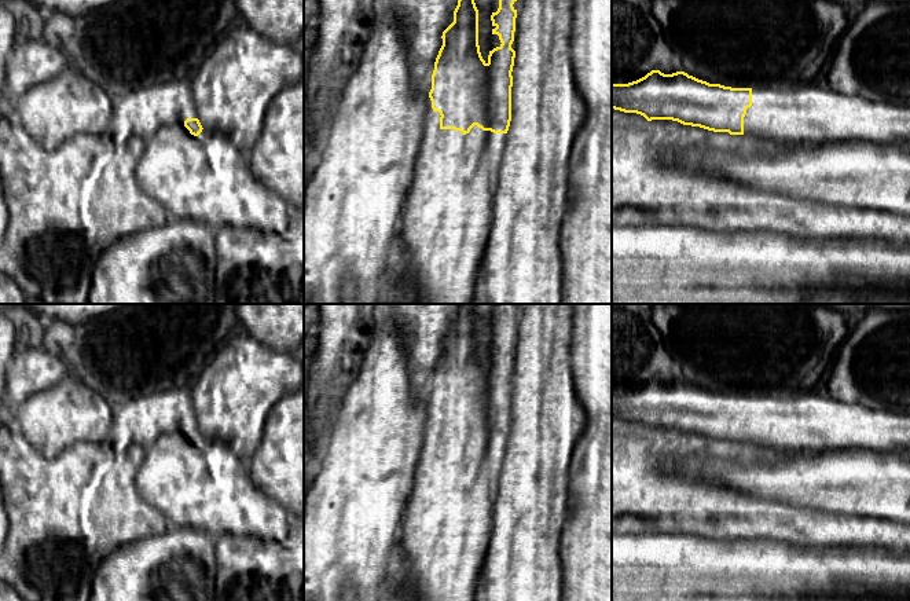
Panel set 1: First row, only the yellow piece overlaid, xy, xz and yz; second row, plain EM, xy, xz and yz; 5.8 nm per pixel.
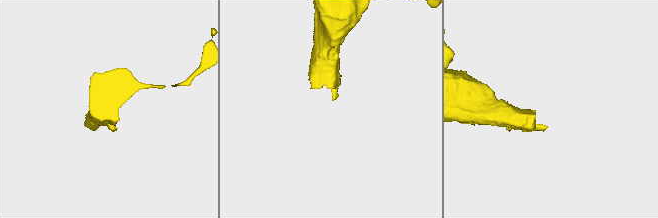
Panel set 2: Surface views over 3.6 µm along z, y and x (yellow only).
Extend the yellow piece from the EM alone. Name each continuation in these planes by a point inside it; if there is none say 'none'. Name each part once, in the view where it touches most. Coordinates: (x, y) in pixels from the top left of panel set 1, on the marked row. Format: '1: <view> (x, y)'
1: xz (461, 186)

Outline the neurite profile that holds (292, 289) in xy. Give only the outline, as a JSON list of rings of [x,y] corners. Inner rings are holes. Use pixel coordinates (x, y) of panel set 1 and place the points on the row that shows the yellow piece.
[[[286,202],[286,230],[282,234],[275,231],[260,231],[257,228],[236,228],[232,226],[213,226],[205,223],[205,226],[214,235],[214,278],[216,292],[214,304],[293,304],[301,293],[301,285],[304,283],[304,209]]]

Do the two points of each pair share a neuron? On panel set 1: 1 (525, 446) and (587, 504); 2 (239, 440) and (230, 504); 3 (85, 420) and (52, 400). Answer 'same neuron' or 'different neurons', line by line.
1: different neurons
2: different neurons
3: same neuron

